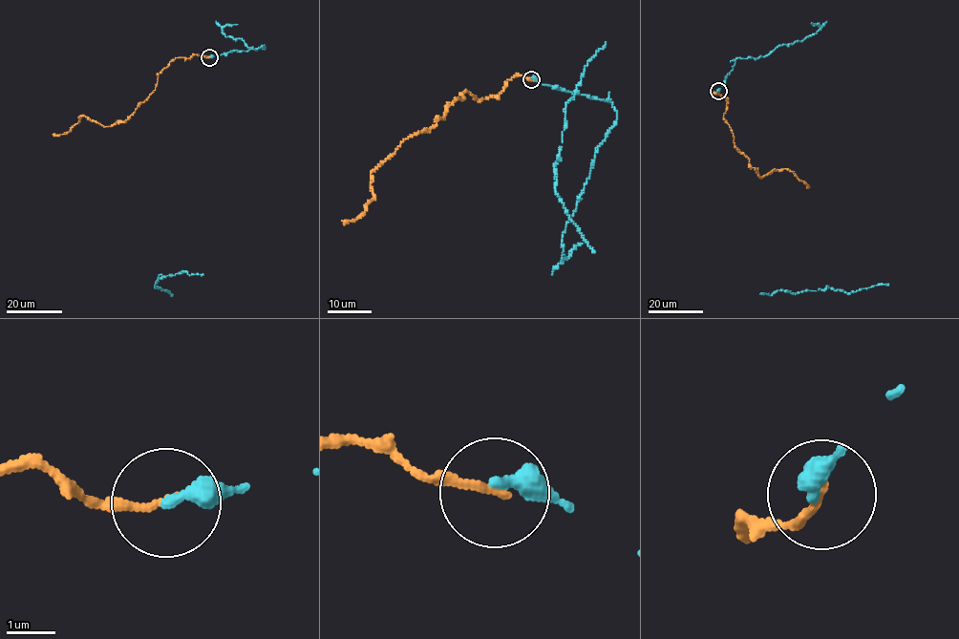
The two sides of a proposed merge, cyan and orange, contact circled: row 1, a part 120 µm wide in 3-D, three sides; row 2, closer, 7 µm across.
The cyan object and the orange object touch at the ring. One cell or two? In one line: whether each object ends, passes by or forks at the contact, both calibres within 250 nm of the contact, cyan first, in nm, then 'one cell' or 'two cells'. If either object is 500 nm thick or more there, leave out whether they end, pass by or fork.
cyan ends there; orange ends there; 360 nm thick on the cyan side, 160 nm on the other; one cell

